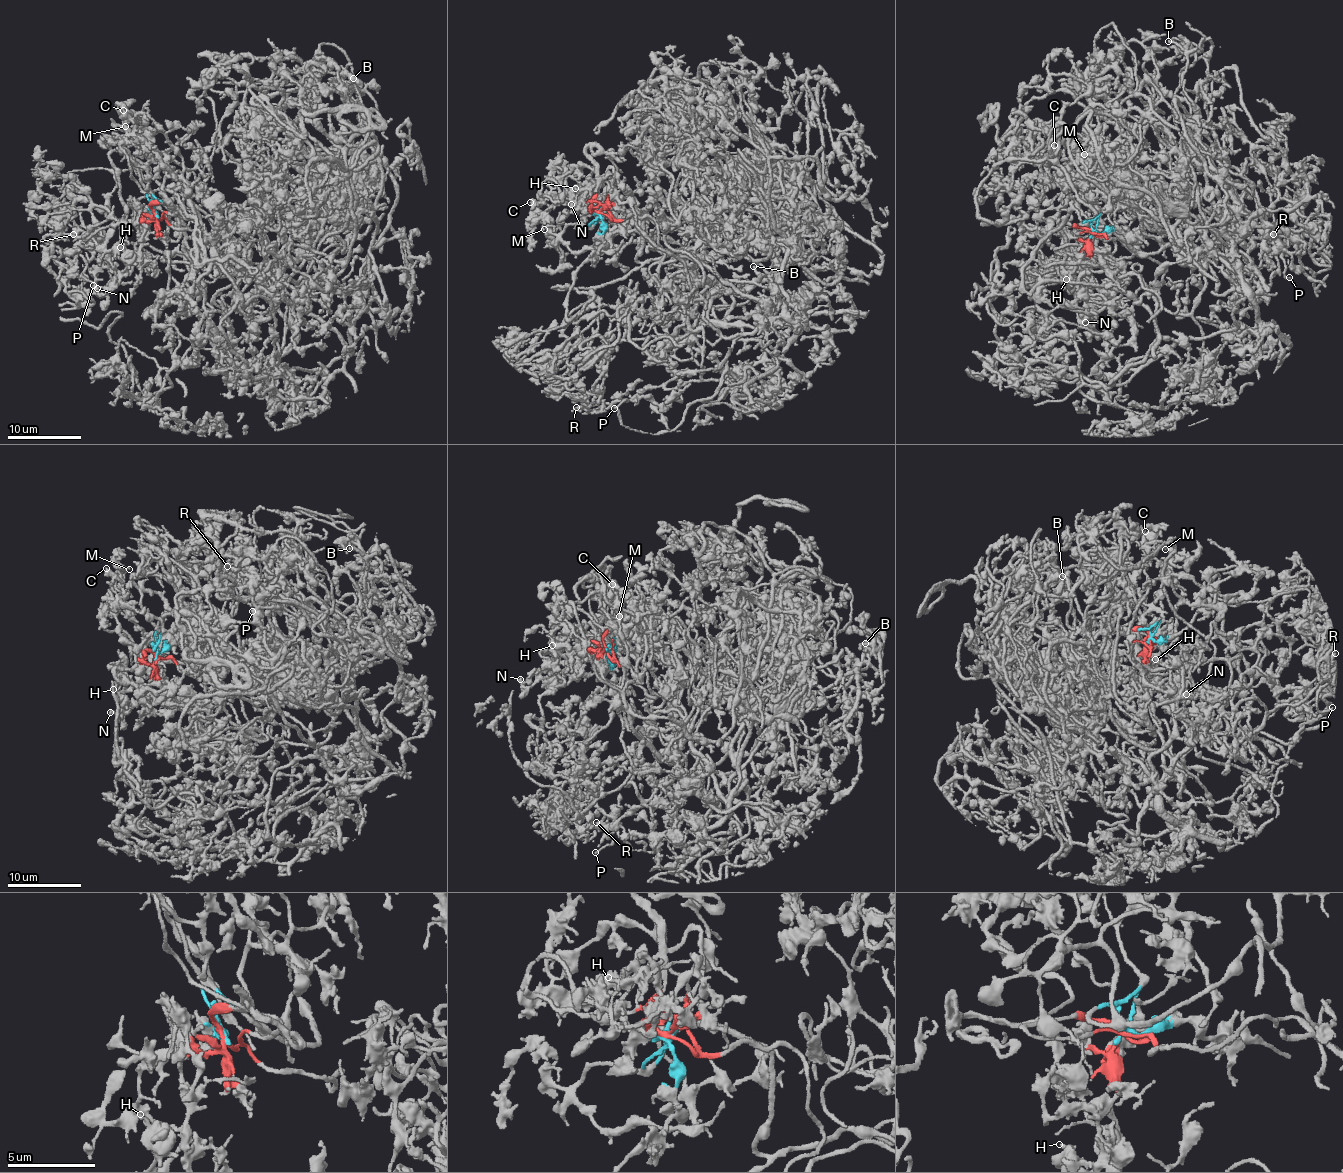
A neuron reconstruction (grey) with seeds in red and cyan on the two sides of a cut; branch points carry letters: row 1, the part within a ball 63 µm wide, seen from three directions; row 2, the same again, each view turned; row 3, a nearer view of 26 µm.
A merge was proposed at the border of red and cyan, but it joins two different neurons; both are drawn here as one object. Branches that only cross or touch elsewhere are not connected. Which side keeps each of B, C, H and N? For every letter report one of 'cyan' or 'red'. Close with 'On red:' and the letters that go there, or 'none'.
B: cyan
C: red
H: red
N: red
On red: C, H, N

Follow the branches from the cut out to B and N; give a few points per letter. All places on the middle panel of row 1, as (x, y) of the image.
B: (601, 211), (640, 218), (638, 261), (788, 303), (731, 326), (721, 282), (779, 290), (753, 266)
N: (601, 211), (601, 205), (589, 208), (593, 210), (598, 197), (598, 203), (575, 207), (571, 204)

